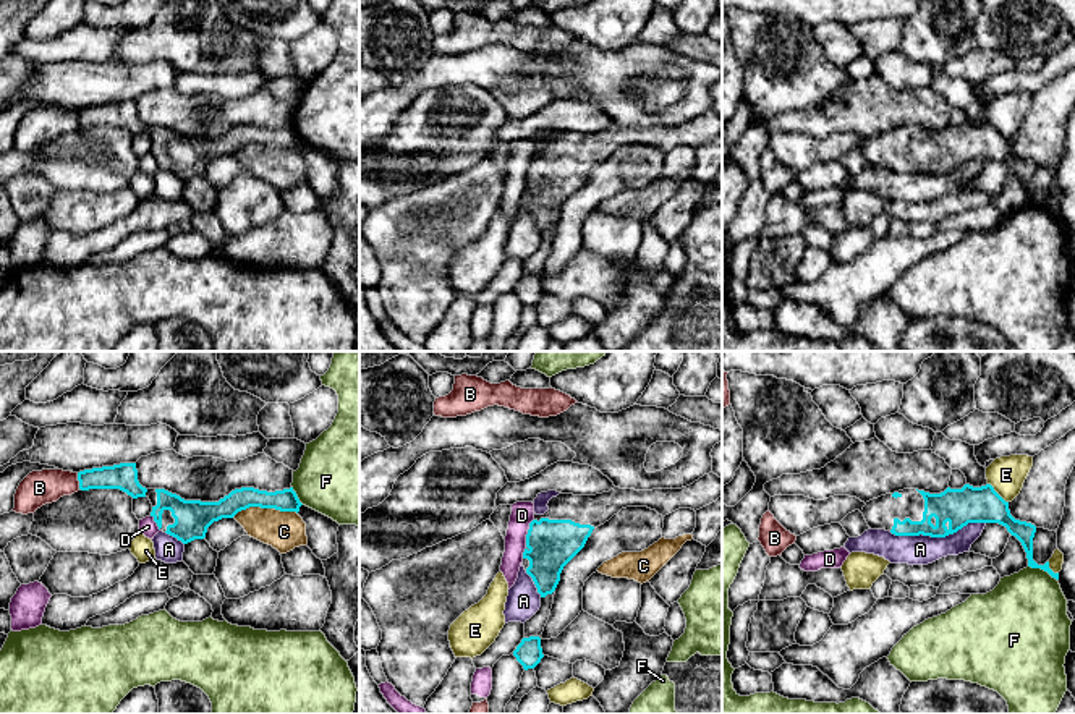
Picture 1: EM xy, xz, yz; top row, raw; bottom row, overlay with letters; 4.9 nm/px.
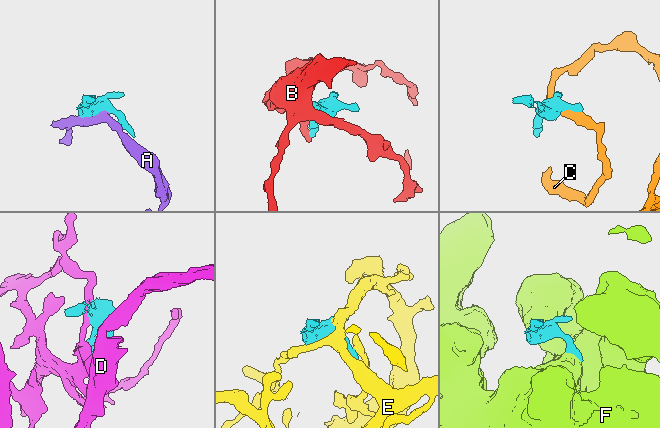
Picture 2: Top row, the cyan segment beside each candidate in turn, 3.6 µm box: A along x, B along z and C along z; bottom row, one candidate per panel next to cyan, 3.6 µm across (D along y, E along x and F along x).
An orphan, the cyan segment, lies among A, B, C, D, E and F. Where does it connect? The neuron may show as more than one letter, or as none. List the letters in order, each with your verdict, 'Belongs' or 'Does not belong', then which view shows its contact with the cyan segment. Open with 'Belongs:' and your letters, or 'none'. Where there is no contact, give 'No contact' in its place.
Belongs: none
A: Does not belong. Touches cyan in yz
B: Does not belong. Touches cyan in xy
C: Does not belong. Touches cyan in xy
D: Does not belong. Touches cyan in xz
E: Does not belong. Touches cyan in yz
F: Does not belong. Touches cyan in yz

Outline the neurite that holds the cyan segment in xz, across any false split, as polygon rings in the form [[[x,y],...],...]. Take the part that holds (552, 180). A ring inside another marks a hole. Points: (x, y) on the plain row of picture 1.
[[[714,110],[704,112],[693,121],[682,126],[635,128],[614,125],[596,133],[559,131],[547,141],[544,152],[536,152],[526,172],[523,204],[533,215],[541,235],[552,232],[560,219],[563,204],[584,185],[593,167],[609,159],[622,146],[648,144],[665,154],[678,146],[699,147],[722,134],[722,115]]]

